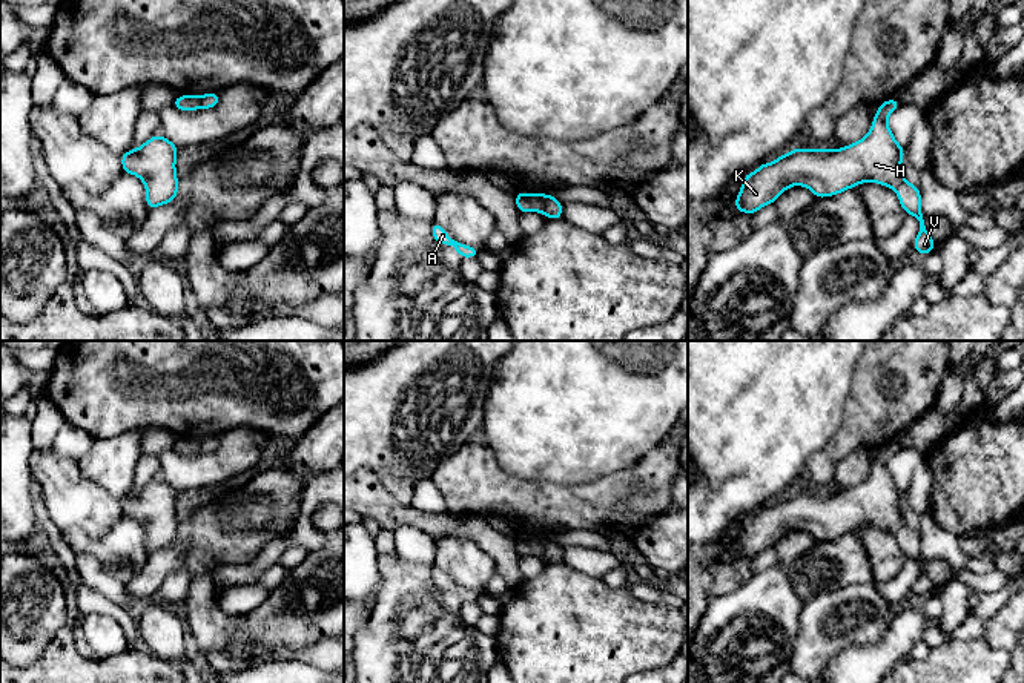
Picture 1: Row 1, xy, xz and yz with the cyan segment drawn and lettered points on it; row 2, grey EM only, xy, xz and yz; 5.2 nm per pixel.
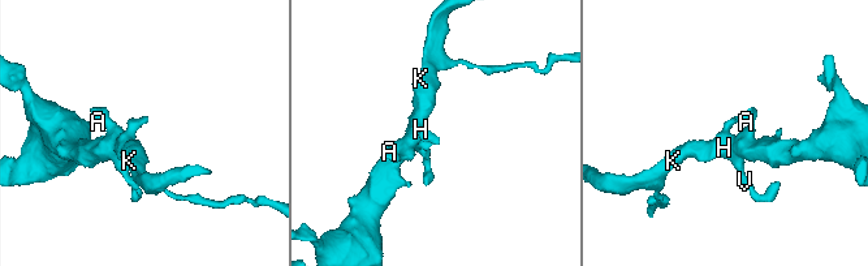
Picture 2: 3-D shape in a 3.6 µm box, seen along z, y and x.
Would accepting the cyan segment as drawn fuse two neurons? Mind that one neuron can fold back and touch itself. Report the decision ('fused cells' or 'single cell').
single cell

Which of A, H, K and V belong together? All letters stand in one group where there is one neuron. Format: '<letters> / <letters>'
A H K V

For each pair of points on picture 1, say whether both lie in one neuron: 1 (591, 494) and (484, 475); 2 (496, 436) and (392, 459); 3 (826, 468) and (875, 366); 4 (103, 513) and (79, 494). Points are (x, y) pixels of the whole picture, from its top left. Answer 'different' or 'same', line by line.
1: same
2: different
3: same
4: same

